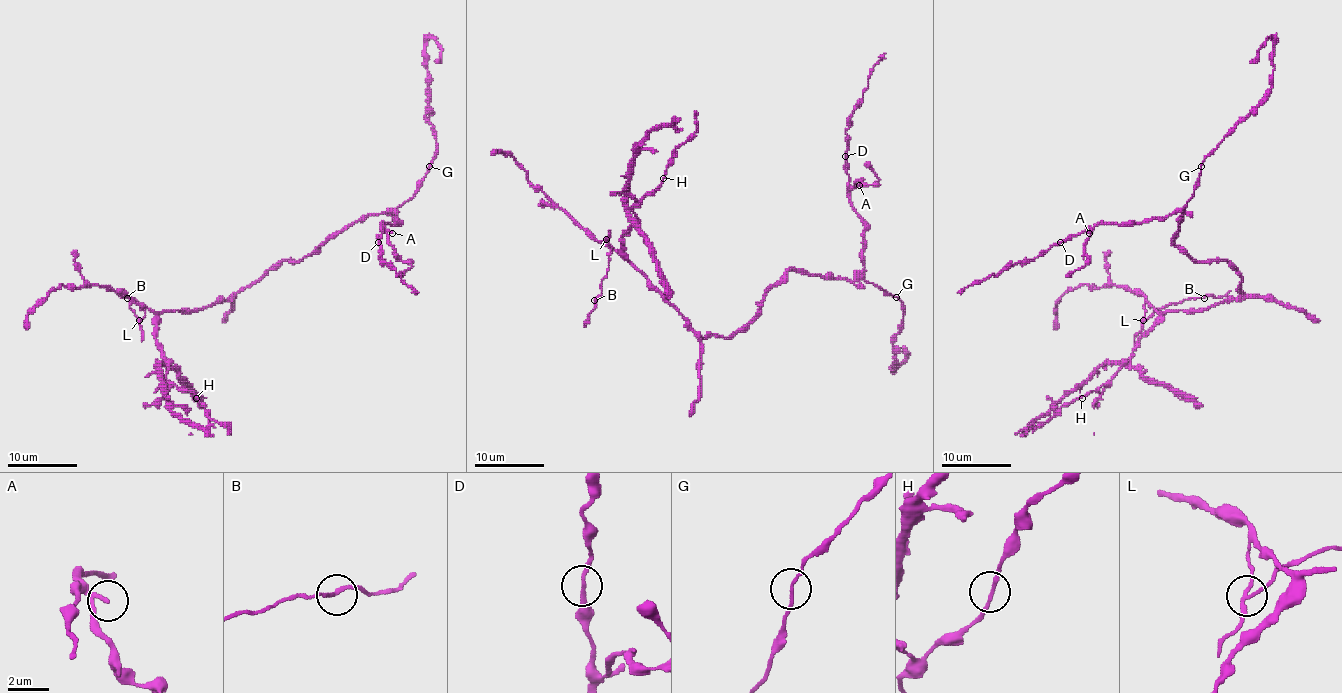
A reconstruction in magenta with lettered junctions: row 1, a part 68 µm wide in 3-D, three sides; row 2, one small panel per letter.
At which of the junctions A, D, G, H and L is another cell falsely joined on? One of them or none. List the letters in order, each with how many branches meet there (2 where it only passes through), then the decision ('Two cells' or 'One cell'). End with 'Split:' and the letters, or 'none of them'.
A: Branches: 2. One cell
D: Branches: 2. One cell
G: Branches: 2. One cell
H: Branches: 2. One cell
L: Branches: 3. Two cells
Split: L

